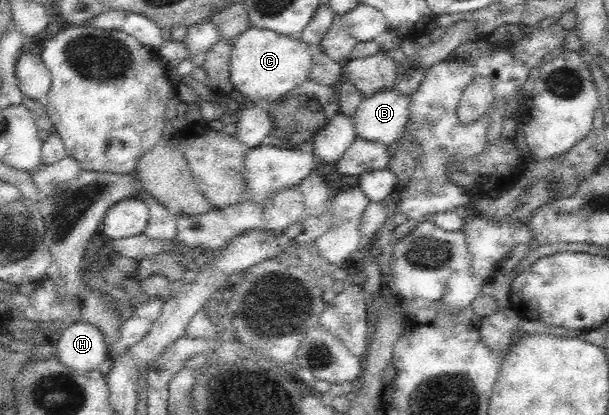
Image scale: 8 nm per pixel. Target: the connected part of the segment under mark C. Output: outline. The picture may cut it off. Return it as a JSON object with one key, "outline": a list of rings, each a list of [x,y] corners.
{"outline":[[[248,26],[231,40],[231,47],[229,72],[233,87],[250,101],[280,98],[308,80],[312,71],[311,46],[267,28]]]}

